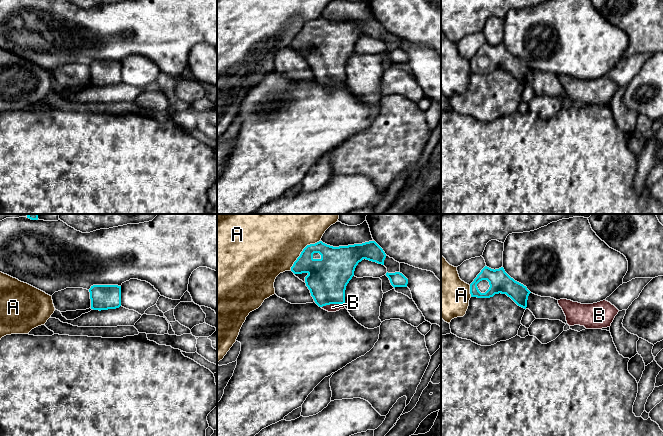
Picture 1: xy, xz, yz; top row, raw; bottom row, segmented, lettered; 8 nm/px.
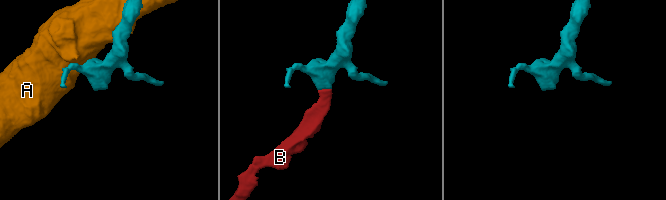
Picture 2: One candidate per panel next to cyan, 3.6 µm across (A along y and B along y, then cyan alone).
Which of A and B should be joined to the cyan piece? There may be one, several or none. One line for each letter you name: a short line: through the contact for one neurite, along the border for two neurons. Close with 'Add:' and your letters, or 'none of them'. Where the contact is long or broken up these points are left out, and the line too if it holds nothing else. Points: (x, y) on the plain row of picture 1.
B: line xz (327, 54), (327, 64), (332, 79), (332, 83)
Add: B

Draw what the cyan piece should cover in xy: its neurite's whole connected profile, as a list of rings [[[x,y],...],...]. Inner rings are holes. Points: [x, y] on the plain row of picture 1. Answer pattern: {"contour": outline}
{"contour": [[[93,61],[89,68],[93,86],[116,85],[121,82],[121,62]]]}

